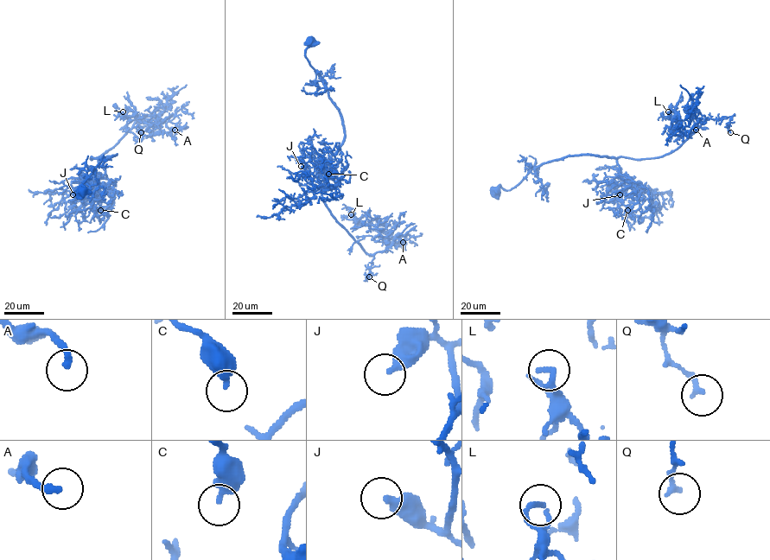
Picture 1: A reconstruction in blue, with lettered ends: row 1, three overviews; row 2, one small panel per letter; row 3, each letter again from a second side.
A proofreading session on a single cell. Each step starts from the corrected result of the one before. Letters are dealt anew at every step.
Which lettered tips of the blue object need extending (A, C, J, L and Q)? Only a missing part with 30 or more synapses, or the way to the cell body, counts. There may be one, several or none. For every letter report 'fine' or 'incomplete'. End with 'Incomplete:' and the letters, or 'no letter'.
A: incomplete
C: fine
J: incomplete
L: fine
Q: fine
Incomplete: A, J

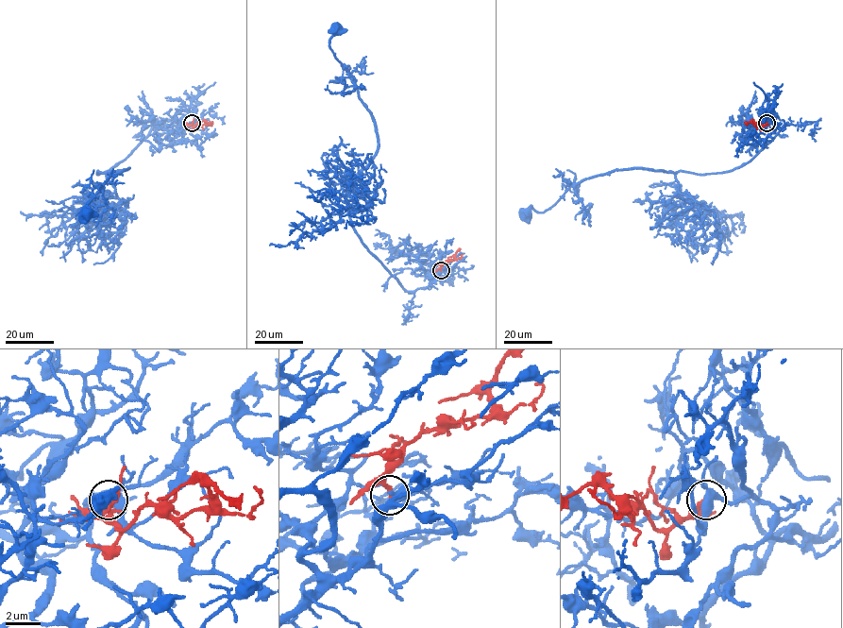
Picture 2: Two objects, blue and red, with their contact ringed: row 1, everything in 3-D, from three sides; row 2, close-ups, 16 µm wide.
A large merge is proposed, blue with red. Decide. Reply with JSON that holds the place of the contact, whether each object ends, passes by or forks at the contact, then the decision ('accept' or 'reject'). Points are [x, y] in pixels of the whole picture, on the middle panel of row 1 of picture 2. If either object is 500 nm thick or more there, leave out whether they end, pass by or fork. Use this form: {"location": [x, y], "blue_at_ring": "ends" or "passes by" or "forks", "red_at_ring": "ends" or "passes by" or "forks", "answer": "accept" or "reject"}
{"location": [441, 270], "blue_at_ring": "forks", "red_at_ring": "ends", "answer": "accept"}

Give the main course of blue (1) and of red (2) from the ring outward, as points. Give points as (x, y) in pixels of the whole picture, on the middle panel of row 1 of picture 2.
1: (441, 270), (426, 288), (406, 291), (354, 229), (347, 182), (369, 162), (378, 135), (329, 46), (336, 29)
2: (441, 270), (446, 262), (454, 260), (460, 247)

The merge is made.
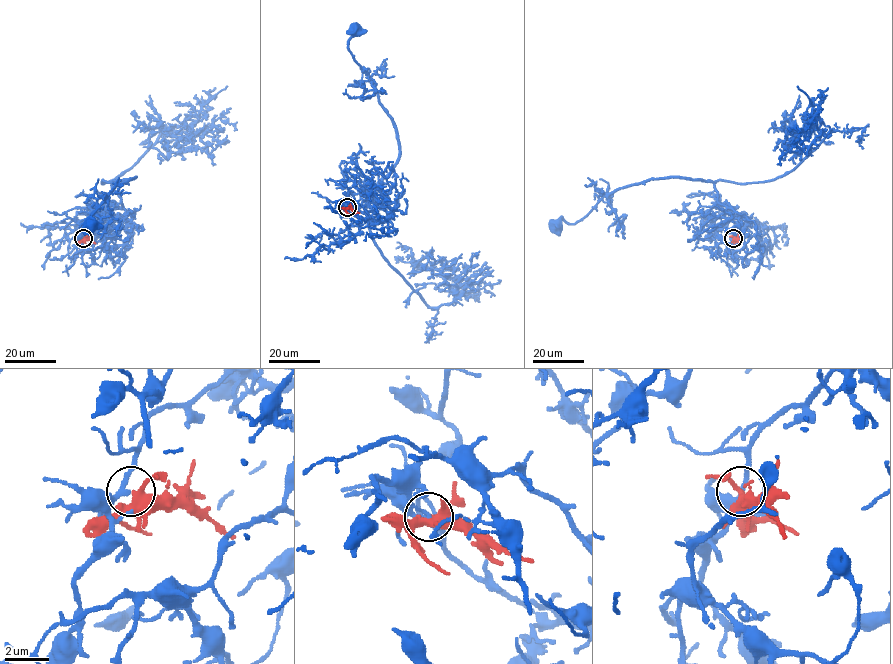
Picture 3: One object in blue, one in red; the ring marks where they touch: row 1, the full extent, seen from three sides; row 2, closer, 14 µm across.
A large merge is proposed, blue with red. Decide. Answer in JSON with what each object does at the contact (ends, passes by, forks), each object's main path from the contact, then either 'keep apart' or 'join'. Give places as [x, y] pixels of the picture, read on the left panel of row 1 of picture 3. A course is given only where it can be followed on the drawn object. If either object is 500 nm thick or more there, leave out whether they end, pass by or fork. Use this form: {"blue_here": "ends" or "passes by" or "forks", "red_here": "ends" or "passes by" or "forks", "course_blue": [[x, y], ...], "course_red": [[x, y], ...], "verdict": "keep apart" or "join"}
{"blue_here": "passes by", "red_here": "forks", "course_blue": [[83, 238], [96, 224], [126, 216], [112, 184], [135, 177], [108, 193], [84, 222], [90, 217], [91, 224]], "course_red": [[83, 238], [95, 243]], "verdict": "keep apart"}

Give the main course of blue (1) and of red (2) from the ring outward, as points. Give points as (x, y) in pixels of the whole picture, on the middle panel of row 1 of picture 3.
1: (347, 207), (361, 220), (390, 219), (387, 194), (376, 187), (399, 152), (396, 125), (348, 48), (355, 30)
2: (347, 207), (359, 213)

